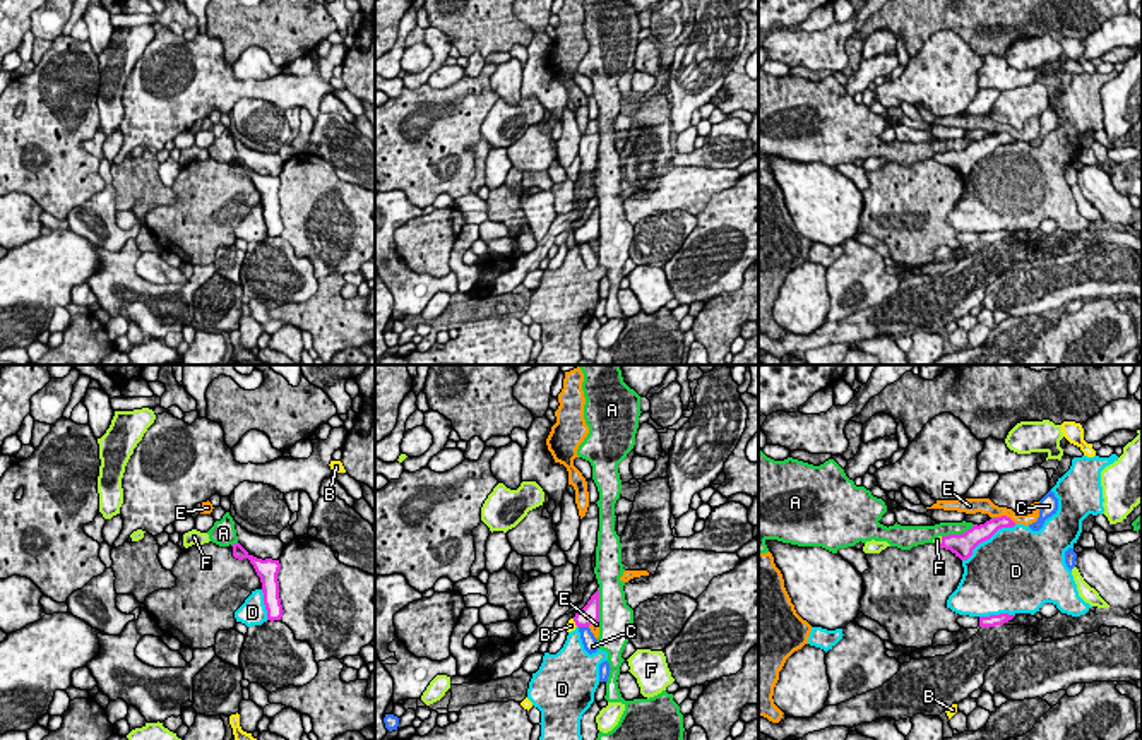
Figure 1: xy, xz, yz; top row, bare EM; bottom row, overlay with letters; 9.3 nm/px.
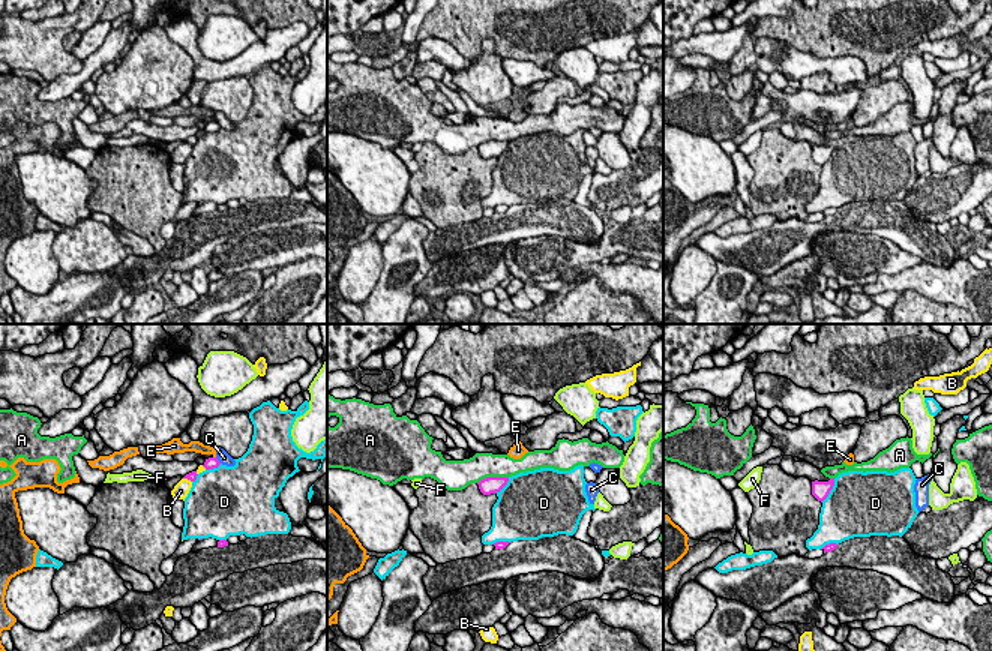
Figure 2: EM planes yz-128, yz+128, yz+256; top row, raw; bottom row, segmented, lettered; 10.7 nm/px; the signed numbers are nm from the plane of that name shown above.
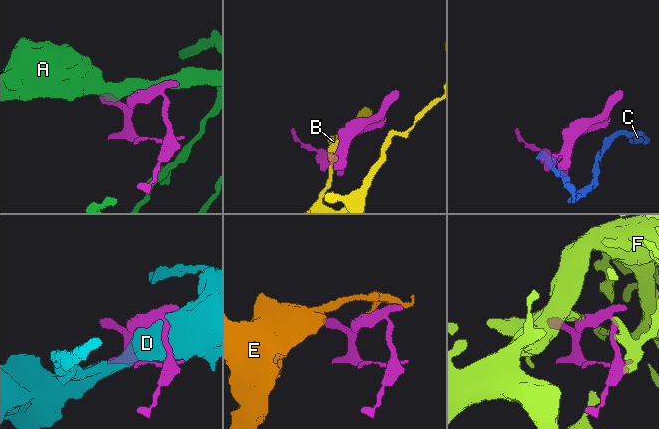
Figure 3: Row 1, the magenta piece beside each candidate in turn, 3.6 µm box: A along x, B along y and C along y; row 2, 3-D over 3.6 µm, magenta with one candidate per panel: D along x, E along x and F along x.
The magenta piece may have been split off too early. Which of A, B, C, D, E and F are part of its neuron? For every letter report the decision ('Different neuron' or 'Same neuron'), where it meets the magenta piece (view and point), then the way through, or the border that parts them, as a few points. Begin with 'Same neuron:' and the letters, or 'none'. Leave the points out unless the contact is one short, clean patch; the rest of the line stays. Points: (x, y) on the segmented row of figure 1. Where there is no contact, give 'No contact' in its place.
Same neuron: F
A: Different neuron. Touches magenta at xz (598, 605)
B: Different neuron. Touches magenta at xz (574, 620)
C: Different neuron. Touches magenta at xz (584, 626). Boundary: xz (579, 626), (588, 627)
D: Different neuron. Touches magenta at yz (988, 538)
E: Different neuron. Touches magenta at yz (1005, 516). Boundary: yz (993, 516), (1009, 516), (1016, 523)
F: Same neuron. Touches magenta at yz (942, 540). Path across: yz (963, 545), (942, 540), (937, 540)

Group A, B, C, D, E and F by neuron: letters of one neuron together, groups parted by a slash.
A / B / C / D / E / F

